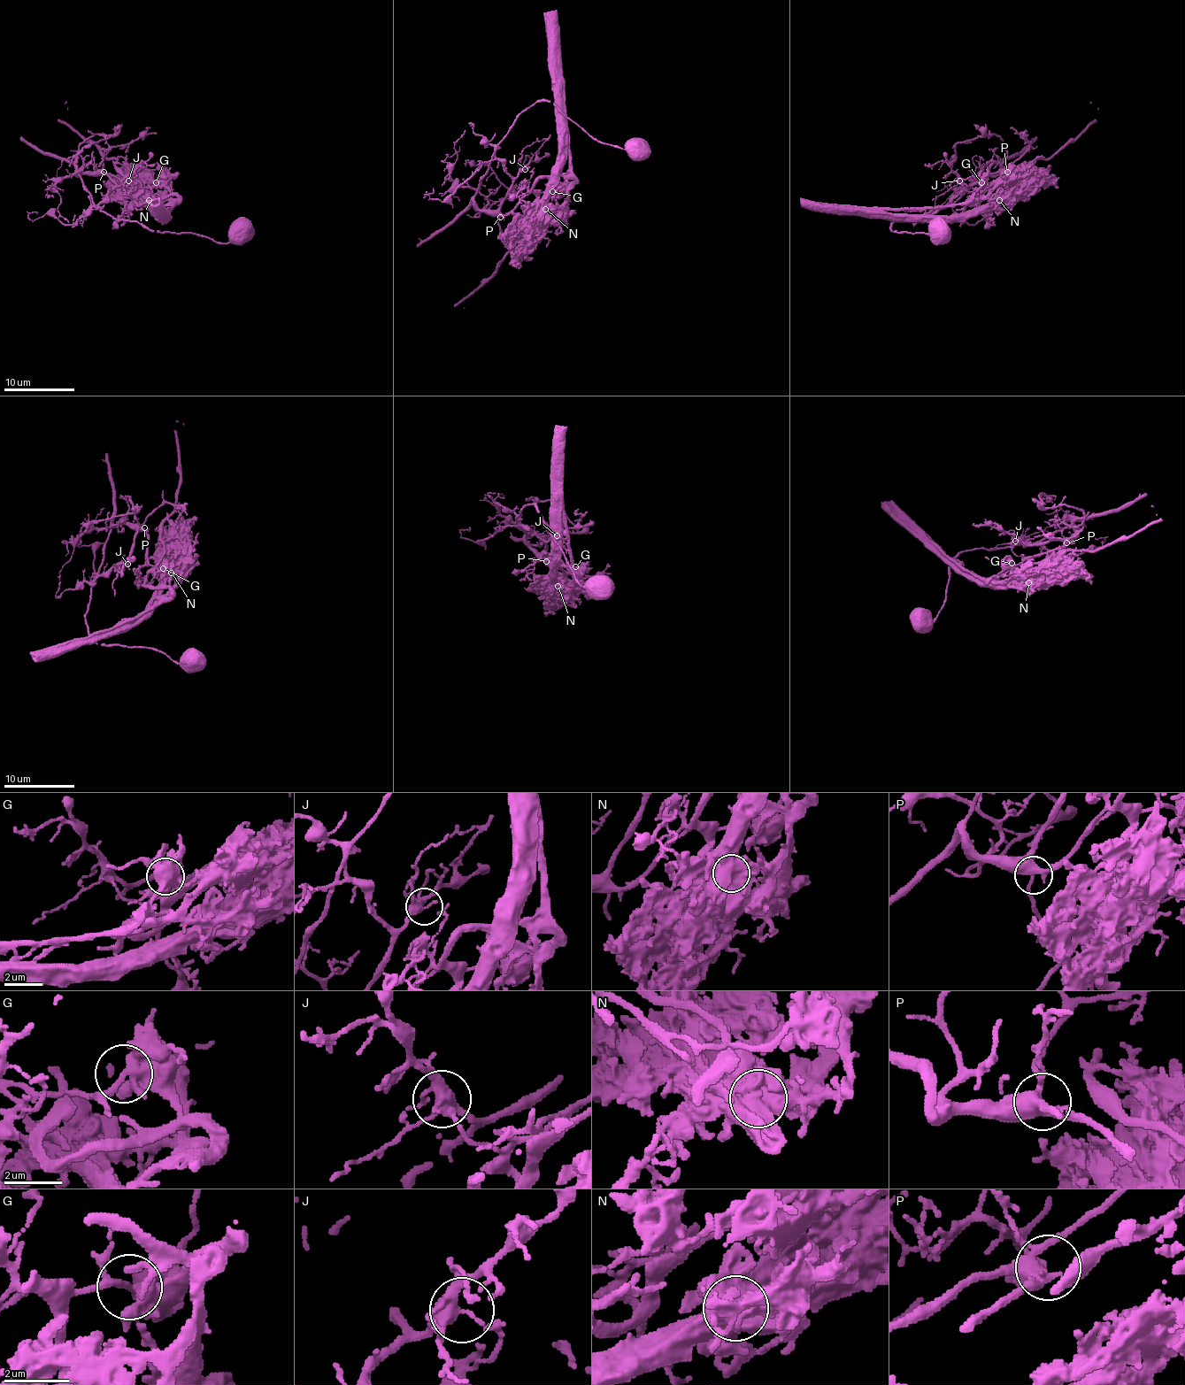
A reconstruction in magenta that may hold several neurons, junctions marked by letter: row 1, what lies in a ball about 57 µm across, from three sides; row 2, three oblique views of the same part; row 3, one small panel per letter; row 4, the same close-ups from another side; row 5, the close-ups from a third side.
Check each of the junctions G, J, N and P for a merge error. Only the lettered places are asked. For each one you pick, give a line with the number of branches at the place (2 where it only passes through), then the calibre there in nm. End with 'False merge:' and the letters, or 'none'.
G: 5 | 400 nm
N: 5 | 800 nm
False merge: G, N

